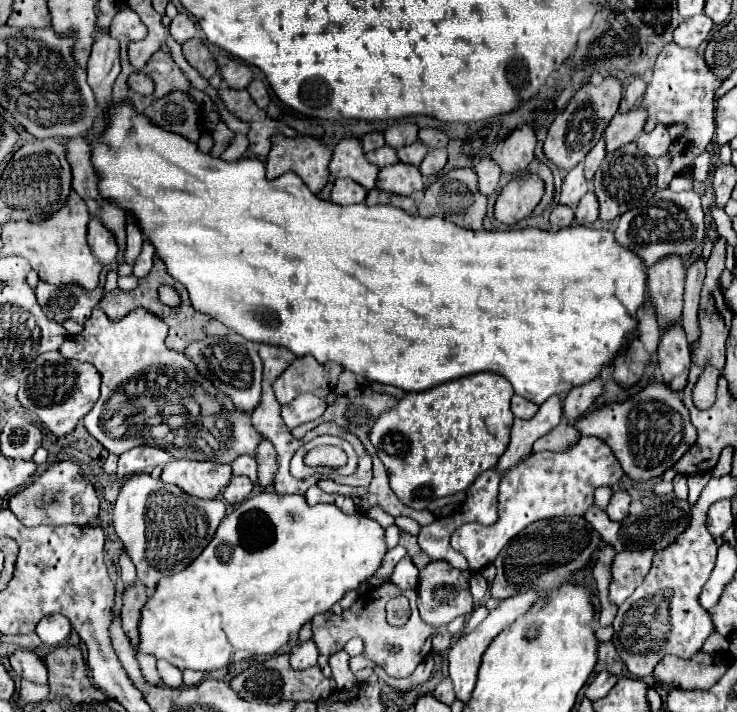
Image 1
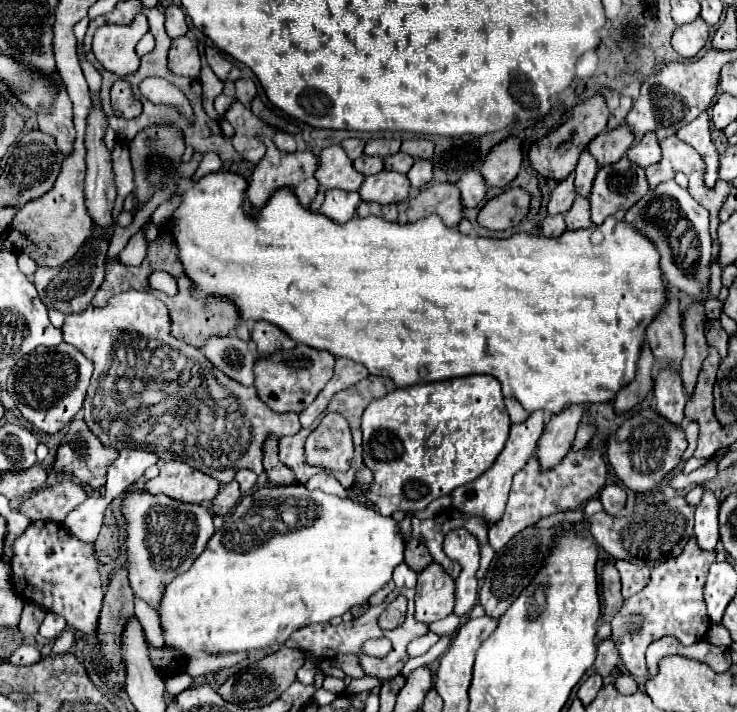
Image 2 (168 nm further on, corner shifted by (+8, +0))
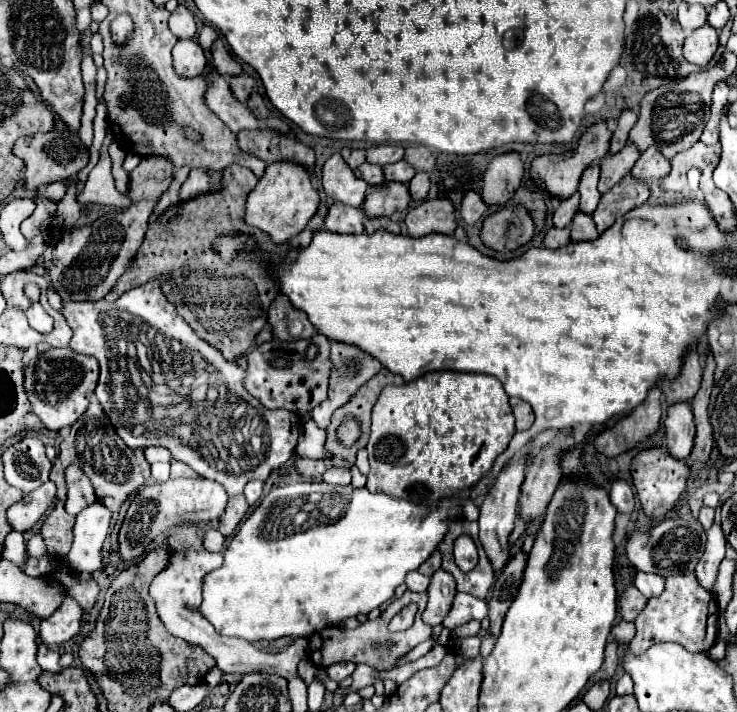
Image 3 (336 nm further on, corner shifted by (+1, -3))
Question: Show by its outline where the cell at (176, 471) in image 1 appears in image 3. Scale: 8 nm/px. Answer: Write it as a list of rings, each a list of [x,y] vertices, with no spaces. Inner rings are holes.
[[[175,461],[171,465],[171,477],[167,483],[147,485],[143,487],[143,491],[139,489],[133,495],[125,521],[119,531],[119,555],[123,561],[135,563],[139,557],[145,555],[147,545],[153,539],[161,537],[173,525],[181,525],[189,521],[203,523],[203,521],[217,519],[223,515],[225,507],[227,507],[227,493],[219,483],[199,477],[189,465]]]

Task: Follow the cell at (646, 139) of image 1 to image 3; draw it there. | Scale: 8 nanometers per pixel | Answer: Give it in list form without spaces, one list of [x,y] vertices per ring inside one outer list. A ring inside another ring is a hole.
[[[649,147],[645,153],[641,153],[639,161],[631,169],[633,177],[643,179],[647,183],[665,177],[669,171],[671,171],[671,161],[665,159],[657,147]]]

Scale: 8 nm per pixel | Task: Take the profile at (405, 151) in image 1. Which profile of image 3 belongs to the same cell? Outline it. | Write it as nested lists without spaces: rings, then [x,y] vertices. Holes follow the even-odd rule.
[[[401,159],[393,165],[385,165],[383,171],[385,171],[387,181],[399,181],[399,183],[409,183],[411,177],[415,175],[415,169],[405,159]]]

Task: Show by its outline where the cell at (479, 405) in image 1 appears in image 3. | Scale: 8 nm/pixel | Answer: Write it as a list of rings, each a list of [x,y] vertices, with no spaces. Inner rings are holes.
[[[427,373],[401,387],[385,387],[373,407],[371,437],[367,443],[371,471],[367,491],[387,493],[415,505],[435,505],[473,487],[493,467],[495,459],[507,449],[515,435],[515,417],[511,413],[503,385],[491,375],[473,373]]]

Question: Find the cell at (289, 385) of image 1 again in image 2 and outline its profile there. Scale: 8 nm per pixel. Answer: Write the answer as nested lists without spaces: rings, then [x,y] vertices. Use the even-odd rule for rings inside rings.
[[[300,346],[292,350],[276,350],[270,356],[258,356],[254,362],[254,388],[258,398],[274,412],[296,412],[300,414],[332,378],[334,356],[326,350],[312,350]]]

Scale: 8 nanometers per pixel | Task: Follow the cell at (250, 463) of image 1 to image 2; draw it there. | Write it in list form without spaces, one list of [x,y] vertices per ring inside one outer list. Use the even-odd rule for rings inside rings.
[[[238,470],[236,474],[236,482],[240,484],[240,490],[242,492],[248,492],[254,484],[256,484],[256,474],[252,474],[252,470]]]

